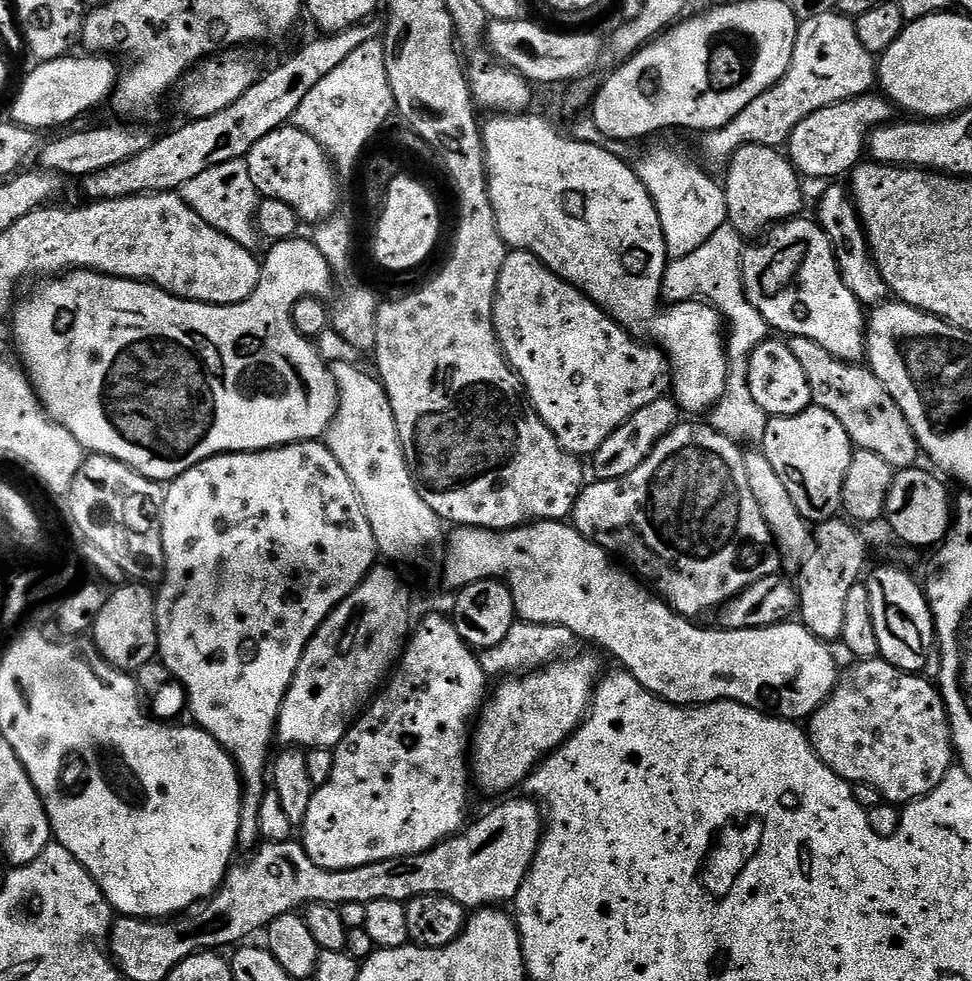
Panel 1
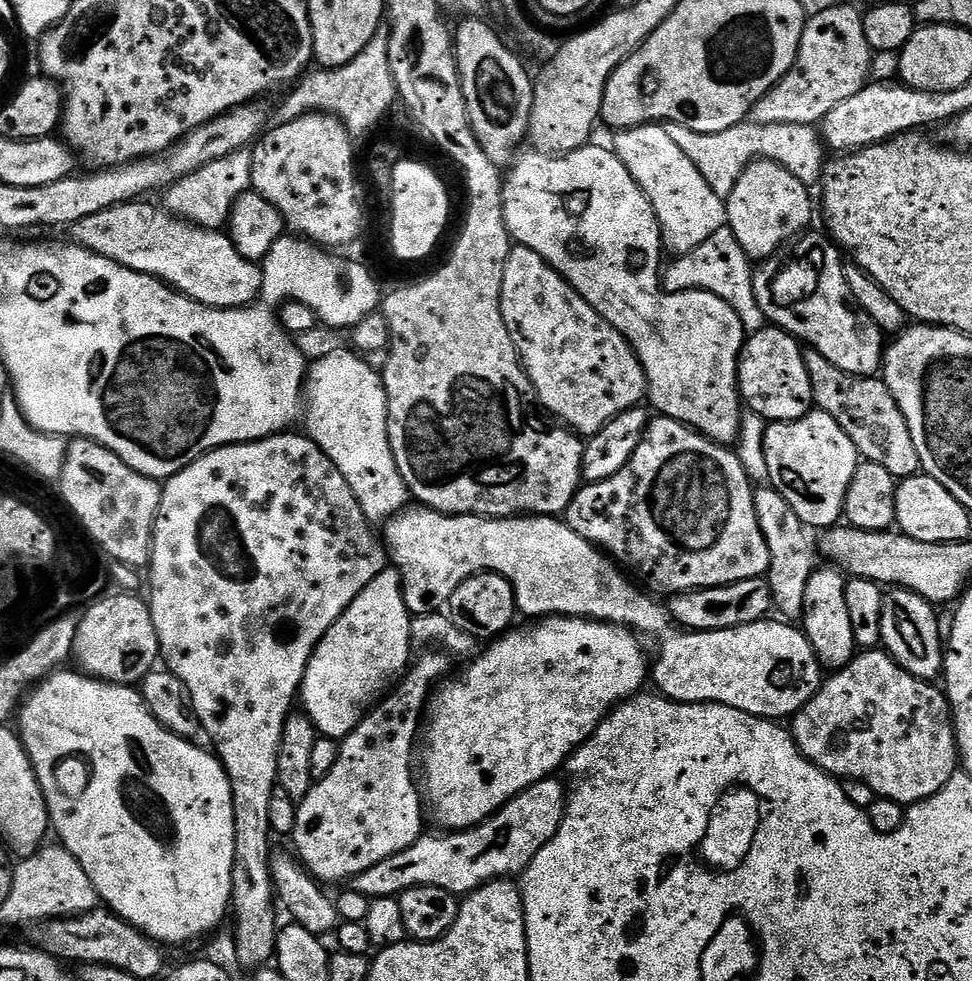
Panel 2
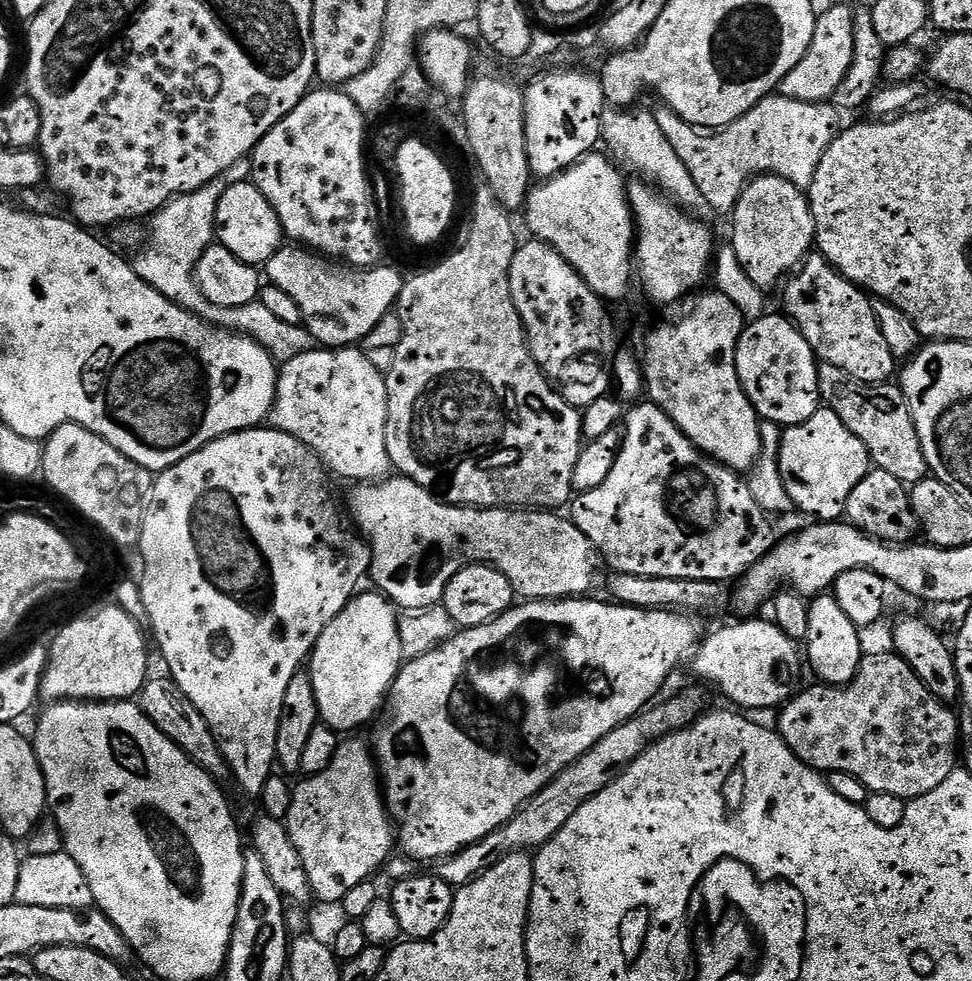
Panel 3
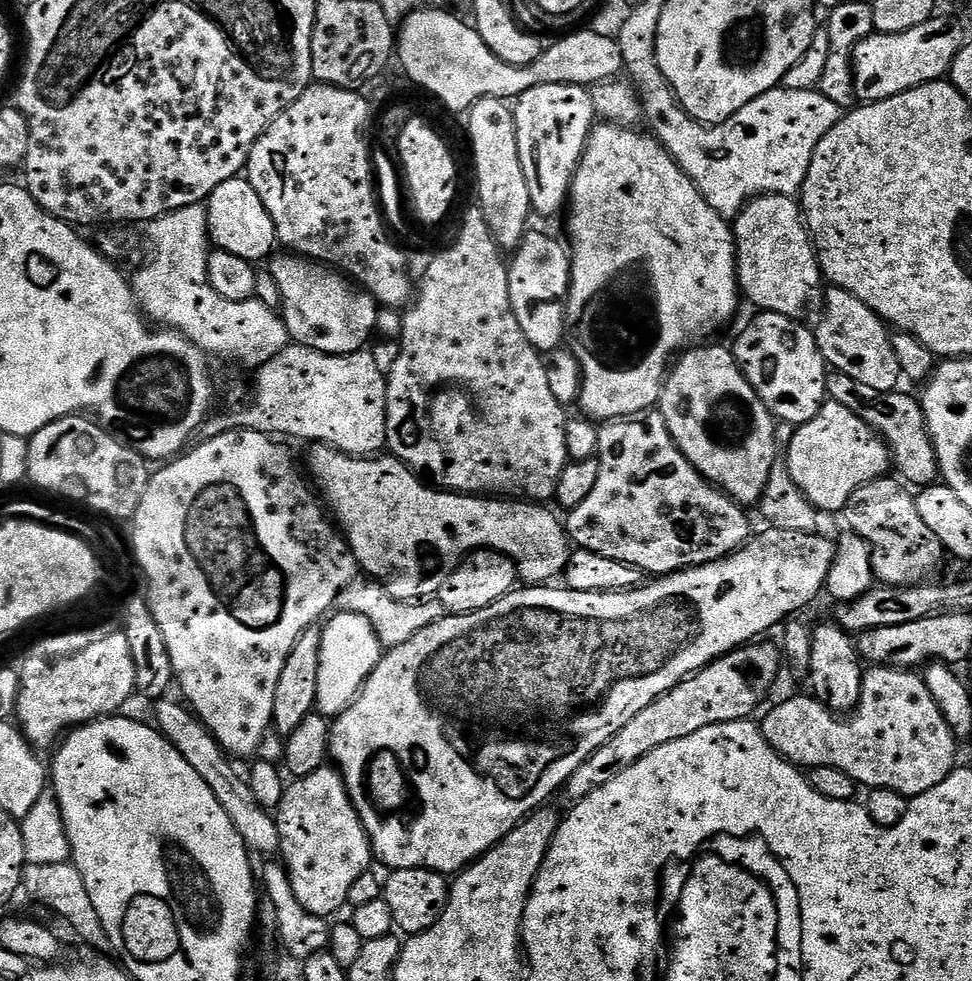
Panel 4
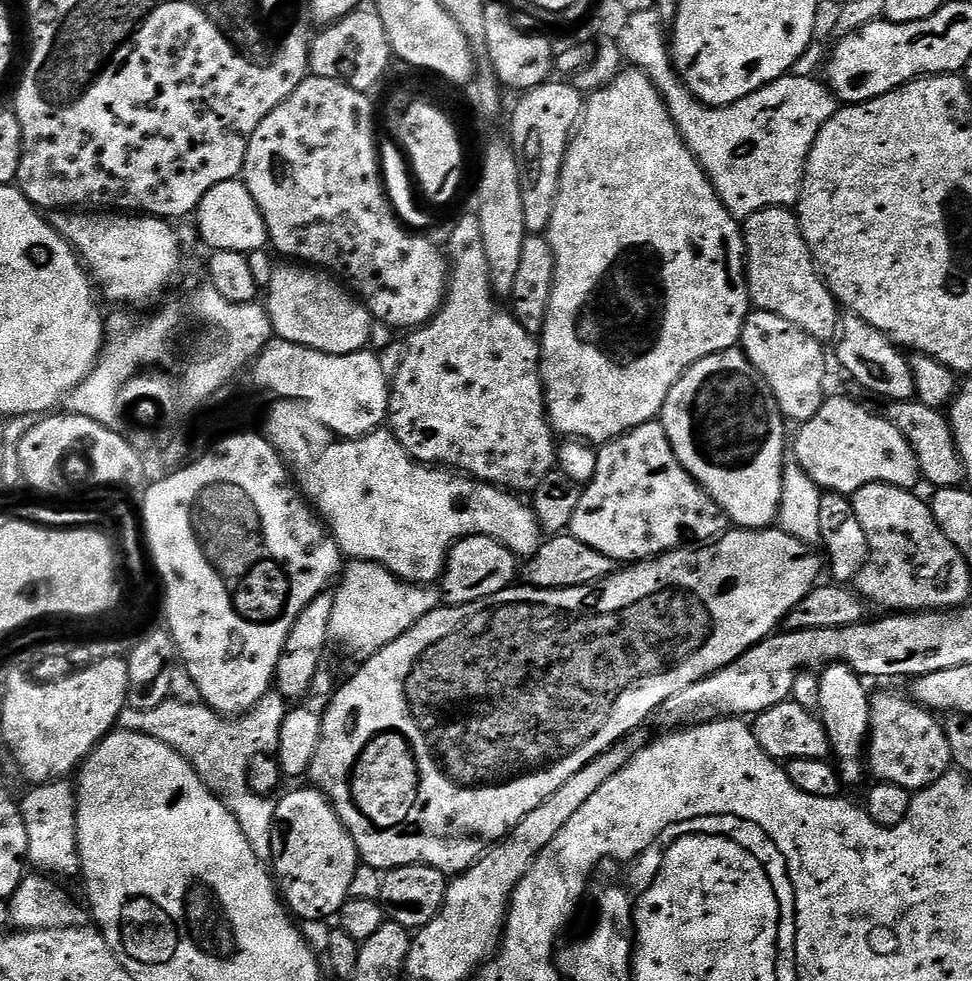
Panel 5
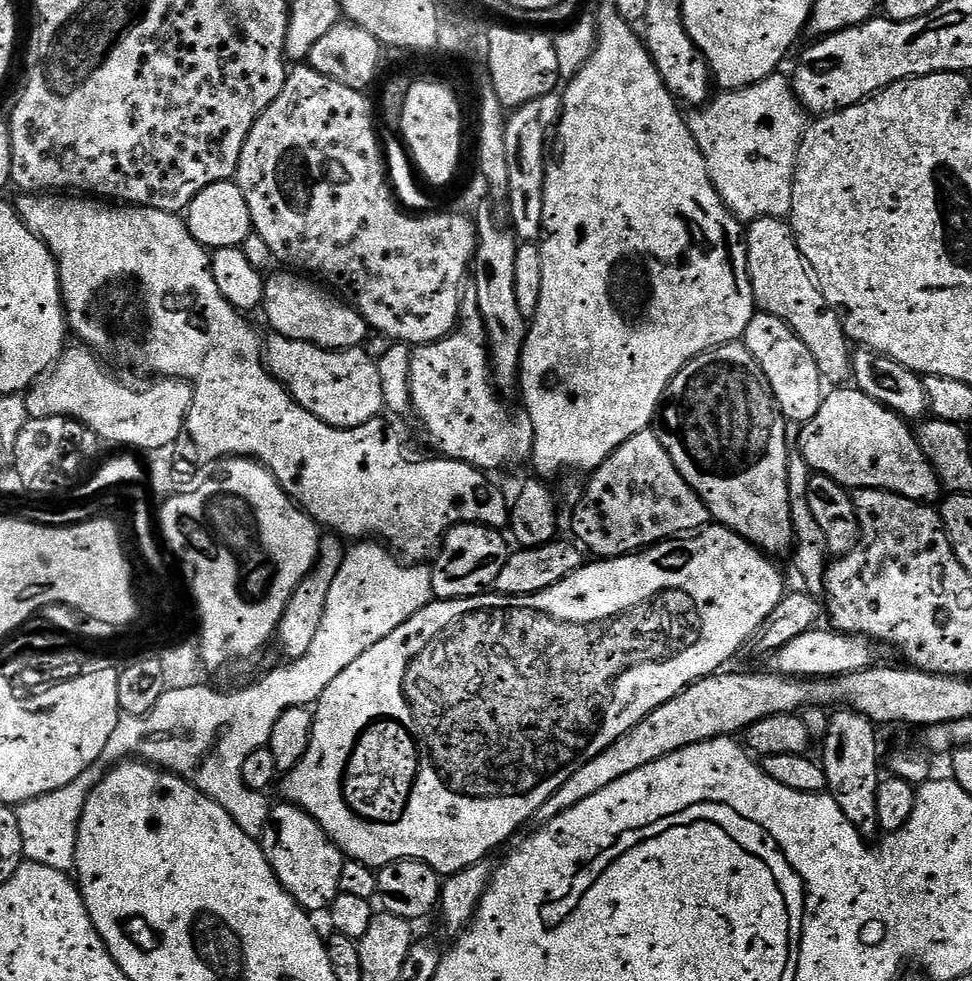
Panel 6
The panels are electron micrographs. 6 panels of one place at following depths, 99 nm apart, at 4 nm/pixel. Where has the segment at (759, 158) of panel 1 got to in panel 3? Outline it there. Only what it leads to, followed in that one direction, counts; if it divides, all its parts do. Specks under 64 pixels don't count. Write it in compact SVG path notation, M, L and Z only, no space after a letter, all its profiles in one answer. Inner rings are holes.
M763 175L749 180L738 198L736 209L730 214L730 220L732 220L730 243L734 254L738 256L738 262L742 264L746 278L763 290L770 290L776 283L779 285L813 251L816 227L808 205L808 197L805 189L786 182L786 178Z

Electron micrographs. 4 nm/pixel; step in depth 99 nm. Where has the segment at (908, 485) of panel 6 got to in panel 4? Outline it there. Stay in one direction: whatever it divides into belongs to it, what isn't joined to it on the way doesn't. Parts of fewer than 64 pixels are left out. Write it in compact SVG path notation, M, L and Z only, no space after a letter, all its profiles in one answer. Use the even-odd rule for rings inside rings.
M828 400L813 420L799 425L793 431L786 452L790 478L821 513L843 513L854 490L887 477L890 472L887 444L869 424L858 418L858 414L846 410L846 406L836 400Z

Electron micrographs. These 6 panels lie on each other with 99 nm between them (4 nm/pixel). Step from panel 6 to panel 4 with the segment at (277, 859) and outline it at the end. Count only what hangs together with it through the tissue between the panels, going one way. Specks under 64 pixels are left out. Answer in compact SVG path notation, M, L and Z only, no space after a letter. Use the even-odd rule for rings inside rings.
M325 766L314 774L293 779L285 787L282 802L274 809L274 817L280 839L278 856L288 872L290 886L294 886L294 895L302 910L332 918L340 907L348 904L350 886L354 886L354 882L362 878L364 872L369 871L371 864L368 863L373 863L374 860L372 843L369 842L366 830L354 810L343 776L335 767Z

